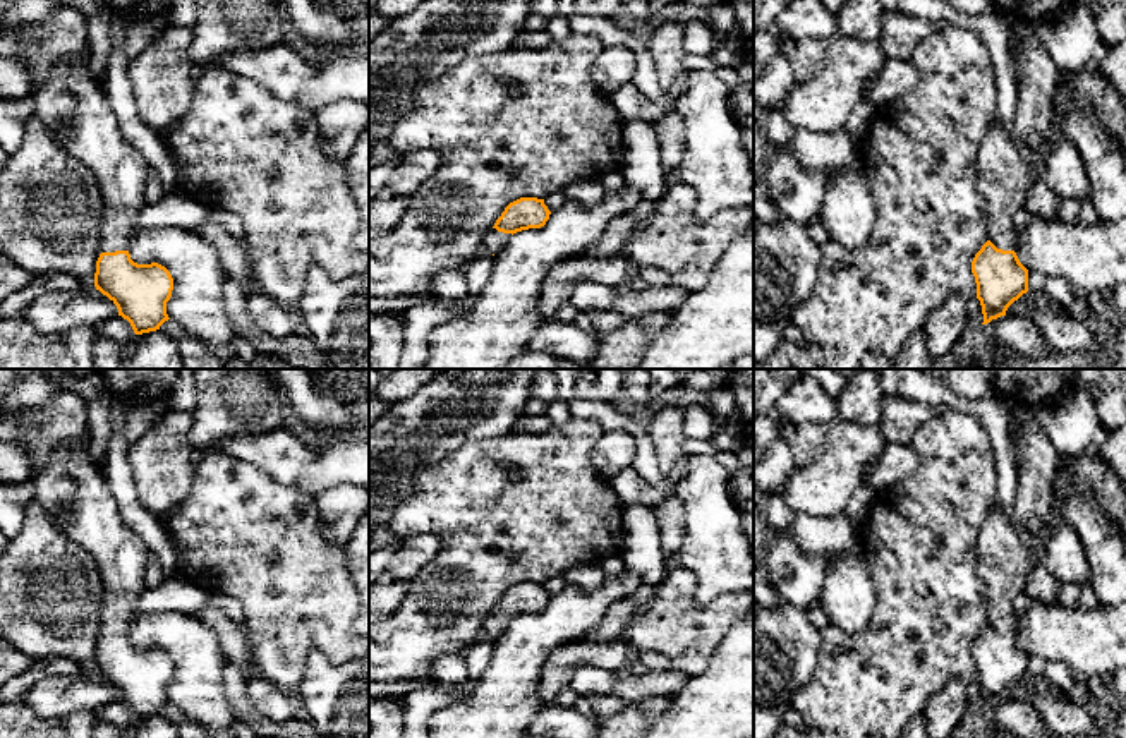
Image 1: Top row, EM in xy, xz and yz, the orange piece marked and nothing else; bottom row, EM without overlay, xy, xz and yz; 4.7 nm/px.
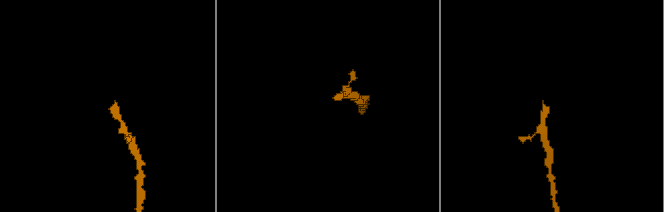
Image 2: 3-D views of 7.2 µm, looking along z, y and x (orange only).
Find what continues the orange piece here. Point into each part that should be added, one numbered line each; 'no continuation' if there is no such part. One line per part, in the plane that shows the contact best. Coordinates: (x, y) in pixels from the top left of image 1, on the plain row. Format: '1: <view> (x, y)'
1: yz (1004, 563)

